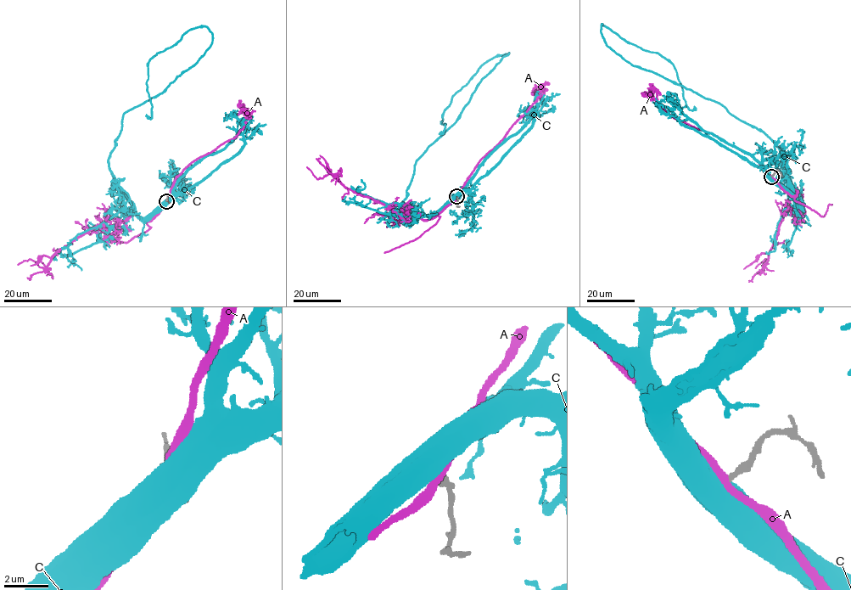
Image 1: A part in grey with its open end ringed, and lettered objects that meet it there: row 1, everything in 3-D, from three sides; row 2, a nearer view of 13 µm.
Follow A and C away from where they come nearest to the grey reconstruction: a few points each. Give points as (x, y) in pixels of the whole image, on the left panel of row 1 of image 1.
A: (166, 201), (151, 220), (133, 214), (108, 226), (88, 229), (64, 245), (43, 267), (32, 260), (17, 264)
C: (166, 201), (140, 216), (109, 158), (122, 116), (195, 64), (211, 42), (207, 27), (150, 60), (145, 115)

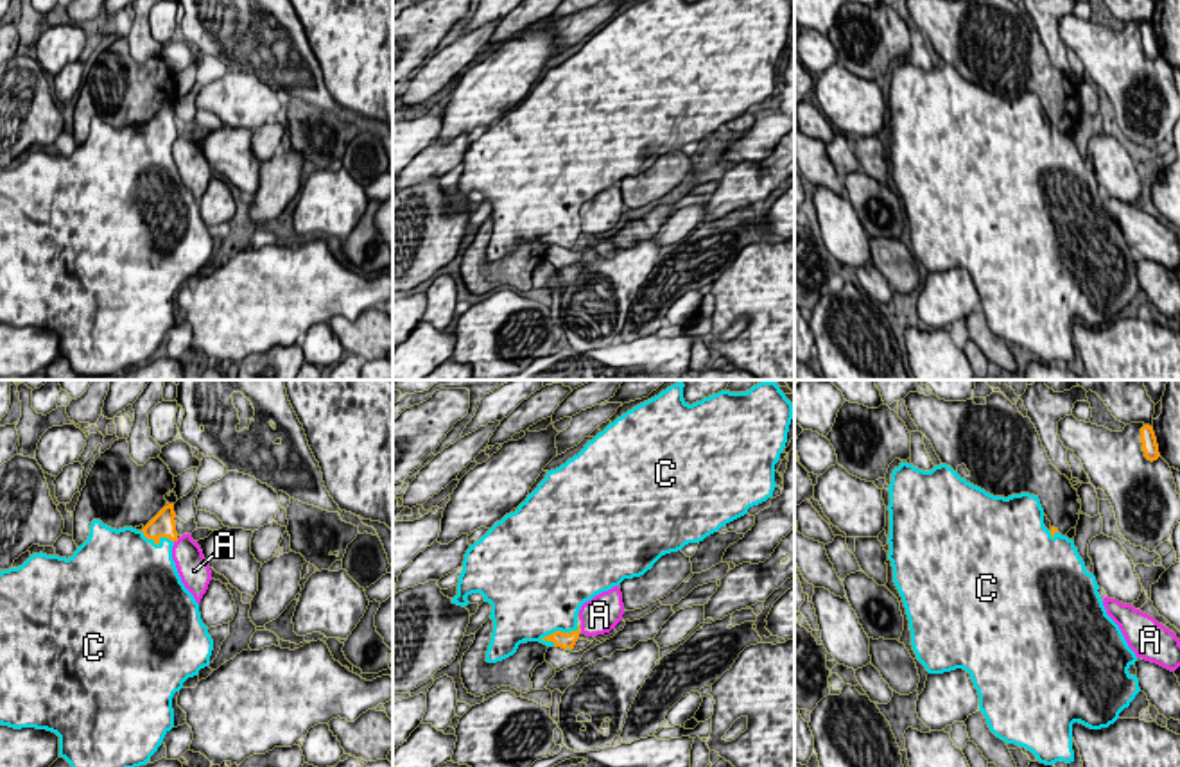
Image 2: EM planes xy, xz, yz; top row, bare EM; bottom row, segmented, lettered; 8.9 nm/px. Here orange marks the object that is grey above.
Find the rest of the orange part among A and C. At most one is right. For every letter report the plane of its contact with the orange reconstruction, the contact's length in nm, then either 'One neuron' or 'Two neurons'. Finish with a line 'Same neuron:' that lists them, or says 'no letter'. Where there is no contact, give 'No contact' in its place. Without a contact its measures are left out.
A: No contact. Two neurons
C: Touches orange in xz. Shared border 380 nm. One neuron
Same neuron: C

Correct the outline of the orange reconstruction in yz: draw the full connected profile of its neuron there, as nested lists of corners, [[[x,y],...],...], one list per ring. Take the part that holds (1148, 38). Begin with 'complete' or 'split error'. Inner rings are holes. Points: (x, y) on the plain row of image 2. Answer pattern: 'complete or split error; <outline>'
complete; [[[1144,23],[1144,25],[1141,27],[1141,41],[1142,41],[1144,56],[1146,56],[1148,59],[1153,61],[1153,59],[1157,59],[1157,57],[1160,56],[1153,25]]]

